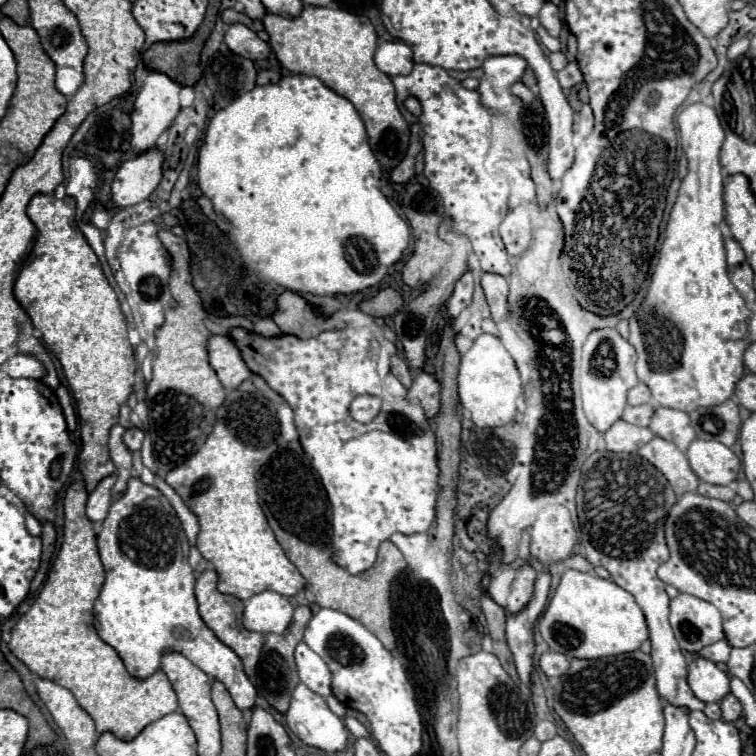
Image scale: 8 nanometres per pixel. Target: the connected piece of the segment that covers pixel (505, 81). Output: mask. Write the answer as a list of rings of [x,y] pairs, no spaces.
[[[492,55],[484,61],[484,75],[494,89],[508,89],[512,83],[520,81],[526,61],[518,55]]]

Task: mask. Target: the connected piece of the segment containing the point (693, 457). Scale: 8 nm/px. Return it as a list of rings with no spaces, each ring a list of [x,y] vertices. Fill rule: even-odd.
[[[694,439],[686,451],[692,471],[706,483],[730,485],[740,471],[738,457],[718,441]]]

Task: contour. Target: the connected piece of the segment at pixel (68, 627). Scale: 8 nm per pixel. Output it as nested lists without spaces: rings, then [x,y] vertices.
[[[82,485],[68,487],[68,491],[64,495],[64,515],[66,515],[64,541],[62,541],[56,561],[44,582],[40,597],[34,601],[30,611],[24,613],[20,617],[20,621],[14,625],[12,639],[10,639],[8,647],[34,675],[38,675],[42,679],[50,679],[54,683],[60,683],[62,687],[72,691],[72,695],[76,697],[80,707],[84,707],[84,711],[88,711],[88,715],[94,719],[98,733],[110,731],[122,741],[132,741],[152,721],[156,721],[168,713],[174,713],[178,709],[178,701],[176,701],[176,693],[174,693],[168,677],[162,671],[156,671],[154,675],[150,675],[144,681],[130,677],[122,659],[118,657],[118,653],[110,645],[106,645],[94,629],[92,607],[94,607],[94,601],[104,585],[104,567],[98,557],[94,527],[84,515],[86,499],[88,499],[88,491]]]

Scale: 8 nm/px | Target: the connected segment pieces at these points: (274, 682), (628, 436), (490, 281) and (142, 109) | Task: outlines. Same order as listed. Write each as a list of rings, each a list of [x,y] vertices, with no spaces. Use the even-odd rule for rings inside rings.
[[[296,607],[288,631],[280,633],[280,635],[266,635],[266,641],[264,641],[264,649],[262,649],[260,663],[258,663],[256,689],[280,713],[284,713],[288,709],[290,697],[292,697],[292,689],[300,683],[298,681],[298,673],[296,673],[296,663],[294,663],[294,649],[302,641],[304,627],[308,625],[308,619],[312,619],[310,607]]]
[[[616,421],[606,433],[606,449],[612,453],[636,453],[638,447],[648,443],[654,433],[648,427],[636,427],[626,421]]]
[[[482,273],[480,285],[486,293],[486,301],[490,305],[492,311],[492,319],[500,321],[508,317],[508,309],[506,309],[506,297],[508,297],[508,281],[502,275],[496,273]]]
[[[150,73],[146,77],[146,81],[136,97],[134,111],[132,111],[132,139],[130,139],[132,151],[146,153],[146,151],[154,149],[156,139],[172,125],[174,117],[180,111],[178,93],[180,93],[180,85],[174,83],[170,77],[166,77],[164,73]]]

